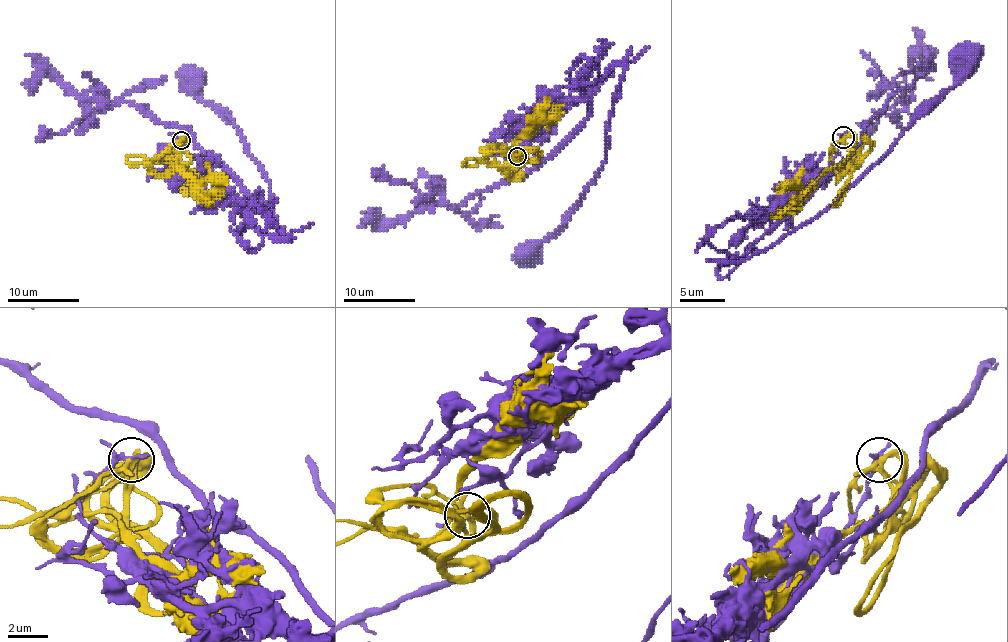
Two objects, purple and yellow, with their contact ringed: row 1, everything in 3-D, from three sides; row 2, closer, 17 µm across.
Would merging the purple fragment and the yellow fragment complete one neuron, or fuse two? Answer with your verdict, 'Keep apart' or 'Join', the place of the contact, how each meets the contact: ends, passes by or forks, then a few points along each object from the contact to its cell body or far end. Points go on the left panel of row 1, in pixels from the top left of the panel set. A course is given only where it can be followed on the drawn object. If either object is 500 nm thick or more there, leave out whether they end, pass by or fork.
Keep apart. Place: (181, 140). At the ring purple passes by. At the ring yellow forks. Course of purple: (181, 140), (161, 156), (168, 167), (290, 241), (269, 180), (197, 77). Course of yellow: (181, 140), (177, 165), (186, 174), (195, 181), (228, 180)

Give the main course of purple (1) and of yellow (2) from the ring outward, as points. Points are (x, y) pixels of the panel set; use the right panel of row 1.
1: (842, 136), (824, 171), (740, 257), (727, 263), (765, 252), (851, 186), (960, 80), (974, 64), (967, 57)
2: (842, 136), (849, 152), (847, 161), (826, 168), (804, 189), (777, 186)

